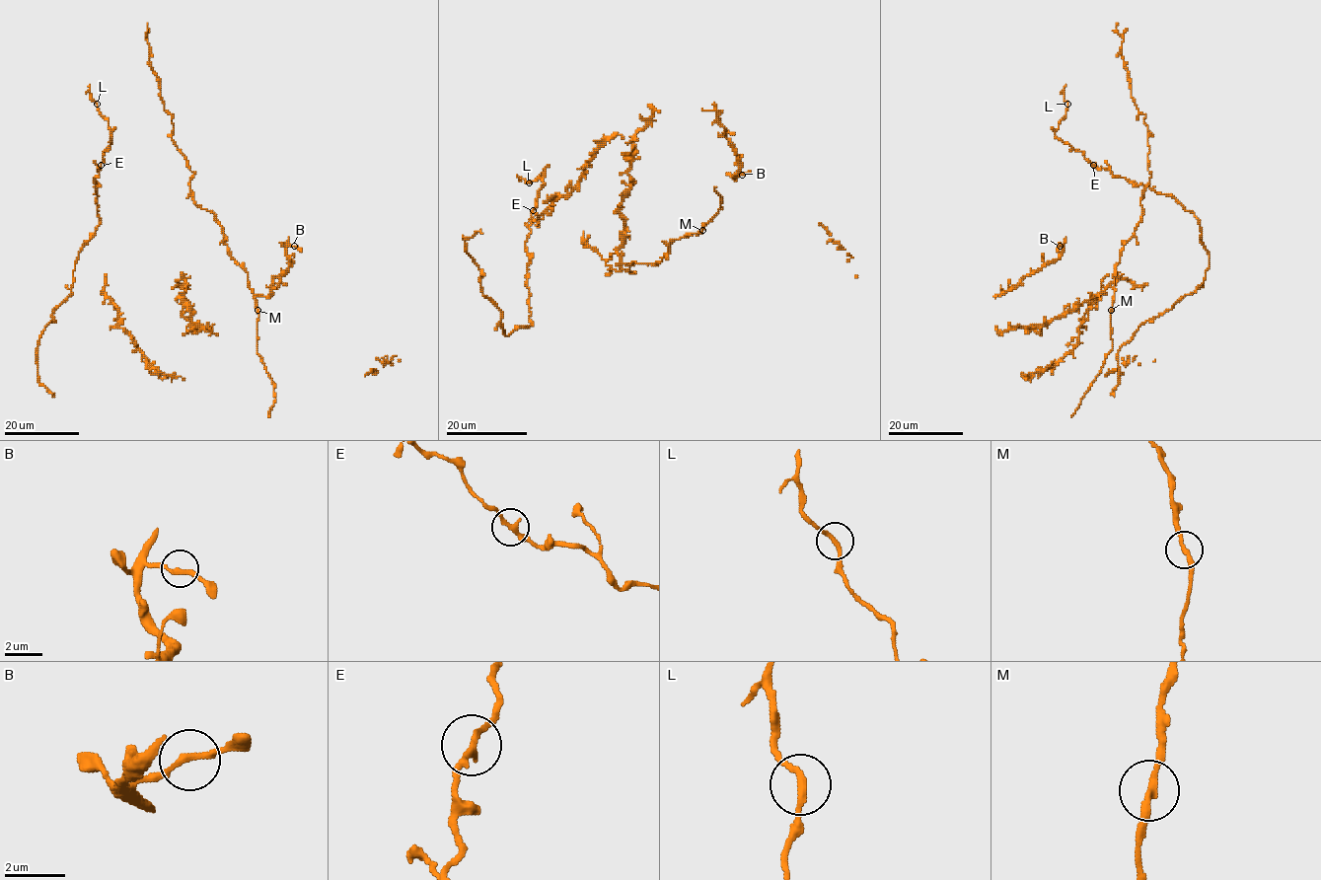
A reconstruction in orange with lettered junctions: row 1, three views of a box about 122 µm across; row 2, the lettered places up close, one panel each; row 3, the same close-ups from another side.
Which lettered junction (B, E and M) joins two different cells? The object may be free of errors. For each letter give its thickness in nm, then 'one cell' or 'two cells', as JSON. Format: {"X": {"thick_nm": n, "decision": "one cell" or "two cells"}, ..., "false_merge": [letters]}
{"B": {"thick_nm": 220, "decision": "one cell"}, "E": {"thick_nm": 240, "decision": "one cell"}, "M": {"thick_nm": 240, "decision": "one cell"}, "false_merge": []}

